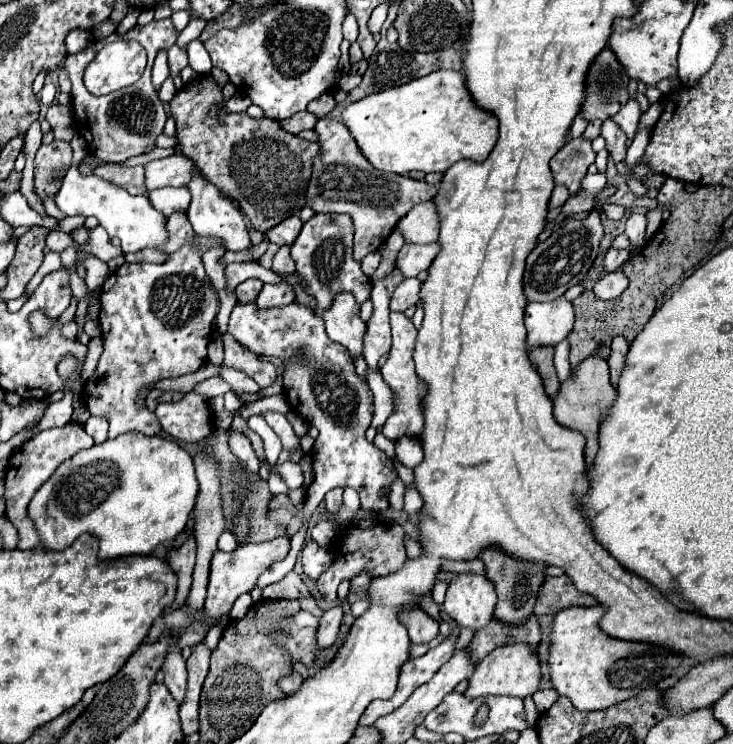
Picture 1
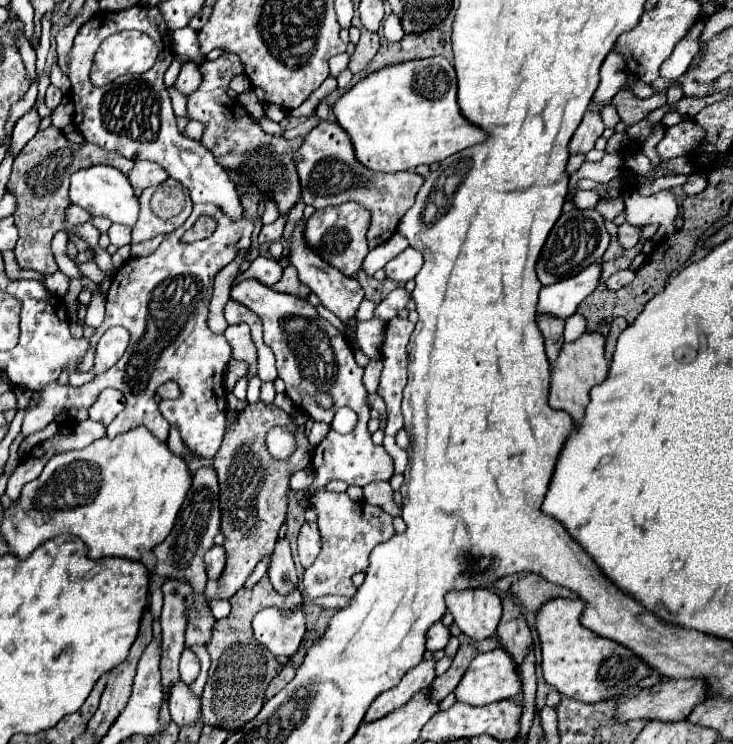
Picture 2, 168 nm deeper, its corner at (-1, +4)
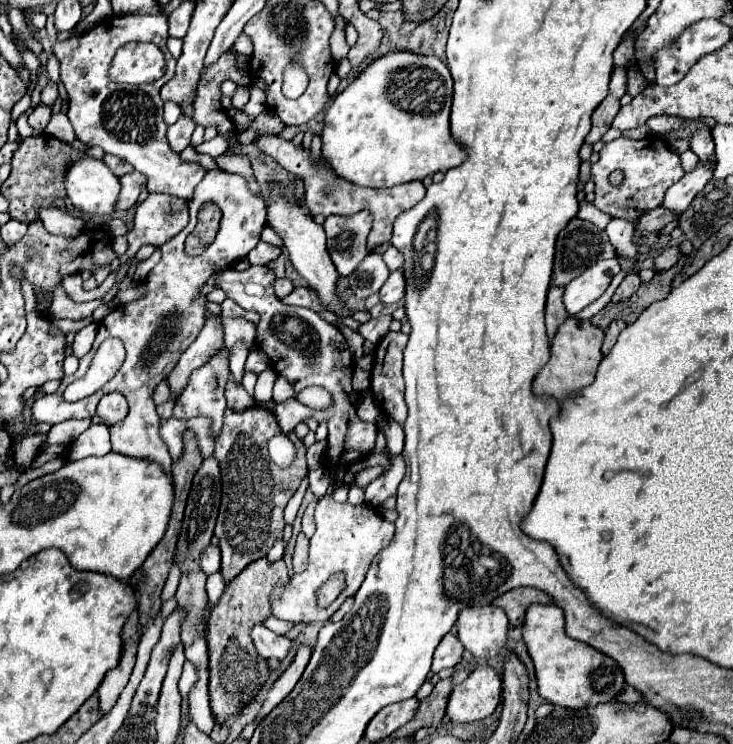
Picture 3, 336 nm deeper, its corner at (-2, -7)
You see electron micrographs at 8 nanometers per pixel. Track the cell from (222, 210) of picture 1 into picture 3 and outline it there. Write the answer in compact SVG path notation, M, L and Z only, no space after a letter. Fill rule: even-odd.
M53 15L47 17L47 37L51 43L51 53L61 63L61 81L69 95L69 111L67 117L75 129L75 135L85 145L97 145L105 153L111 153L127 163L131 163L137 171L149 177L147 189L149 193L171 193L183 199L191 199L195 187L207 175L207 169L199 163L187 163L175 153L167 143L167 123L163 121L163 101L159 97L161 87L171 79L175 69L175 59L167 51L167 17L165 15L119 15L101 21L101 25L91 31L69 37L67 41L57 39L57 29L53 25ZM129 39L143 39L155 43L167 61L165 75L147 85L119 85L107 79L107 67L111 63L111 55L121 43Z

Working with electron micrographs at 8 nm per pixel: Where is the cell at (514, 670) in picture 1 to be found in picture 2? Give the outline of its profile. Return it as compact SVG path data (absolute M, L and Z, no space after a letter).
M496 648L490 652L478 654L468 664L460 684L454 690L454 696L458 702L472 704L472 706L484 706L484 704L492 704L492 702L516 696L520 692L520 688L522 688L522 680L520 680L520 674L516 672L516 666L512 662L510 654L506 654L506 650L502 650L502 648Z

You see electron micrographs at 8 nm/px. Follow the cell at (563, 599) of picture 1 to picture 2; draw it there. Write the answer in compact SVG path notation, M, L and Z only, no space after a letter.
M526 574L526 576L518 578L518 580L514 580L510 584L510 592L530 612L536 612L546 600L552 600L552 598L574 598L576 596L568 588L550 584L548 580L544 580L542 576L536 576L536 574Z

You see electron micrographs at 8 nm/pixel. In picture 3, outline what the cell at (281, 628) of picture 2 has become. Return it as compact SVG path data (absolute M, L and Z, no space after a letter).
M255 625L251 631L255 649L259 651L259 655L263 659L279 659L283 661L287 657L287 653L291 651L293 641L285 635L277 635L273 631L269 631L265 625Z

